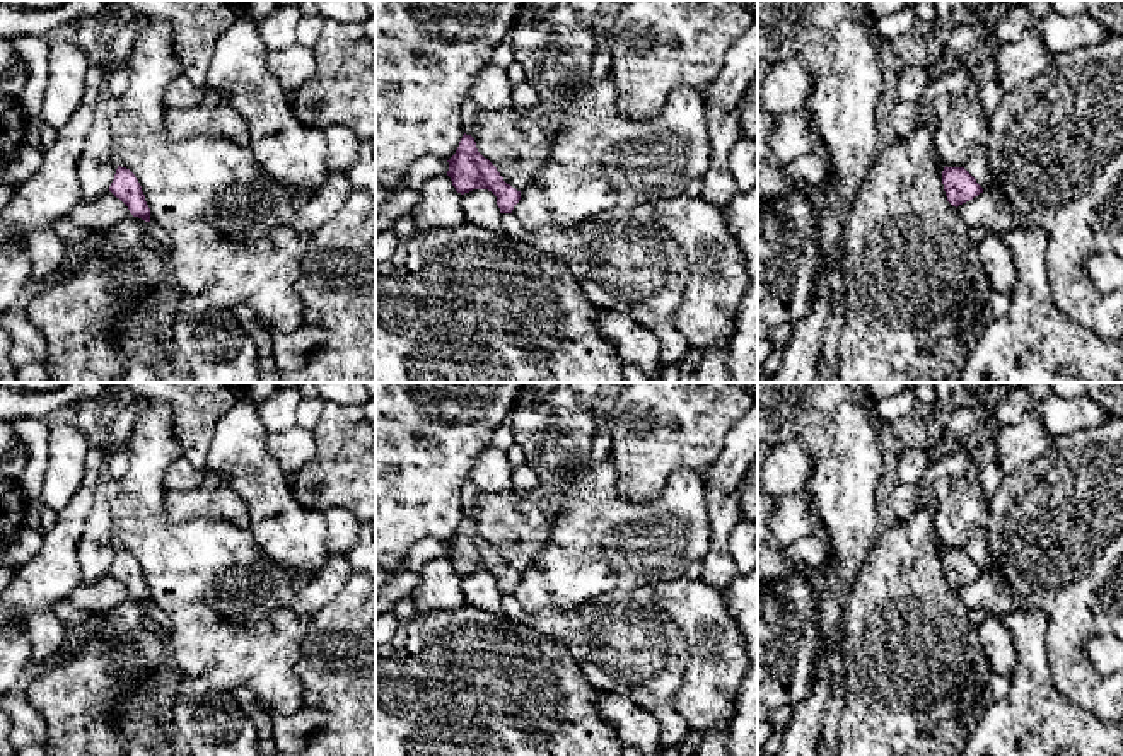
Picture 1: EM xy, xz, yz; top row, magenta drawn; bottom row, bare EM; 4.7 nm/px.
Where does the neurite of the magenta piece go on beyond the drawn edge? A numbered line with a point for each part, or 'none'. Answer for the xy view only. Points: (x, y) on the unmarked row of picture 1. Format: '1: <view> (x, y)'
none

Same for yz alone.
none

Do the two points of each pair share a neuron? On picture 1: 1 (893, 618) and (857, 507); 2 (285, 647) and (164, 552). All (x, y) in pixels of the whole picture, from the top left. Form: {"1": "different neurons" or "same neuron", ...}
{"1": "different neurons", "2": "same neuron"}

